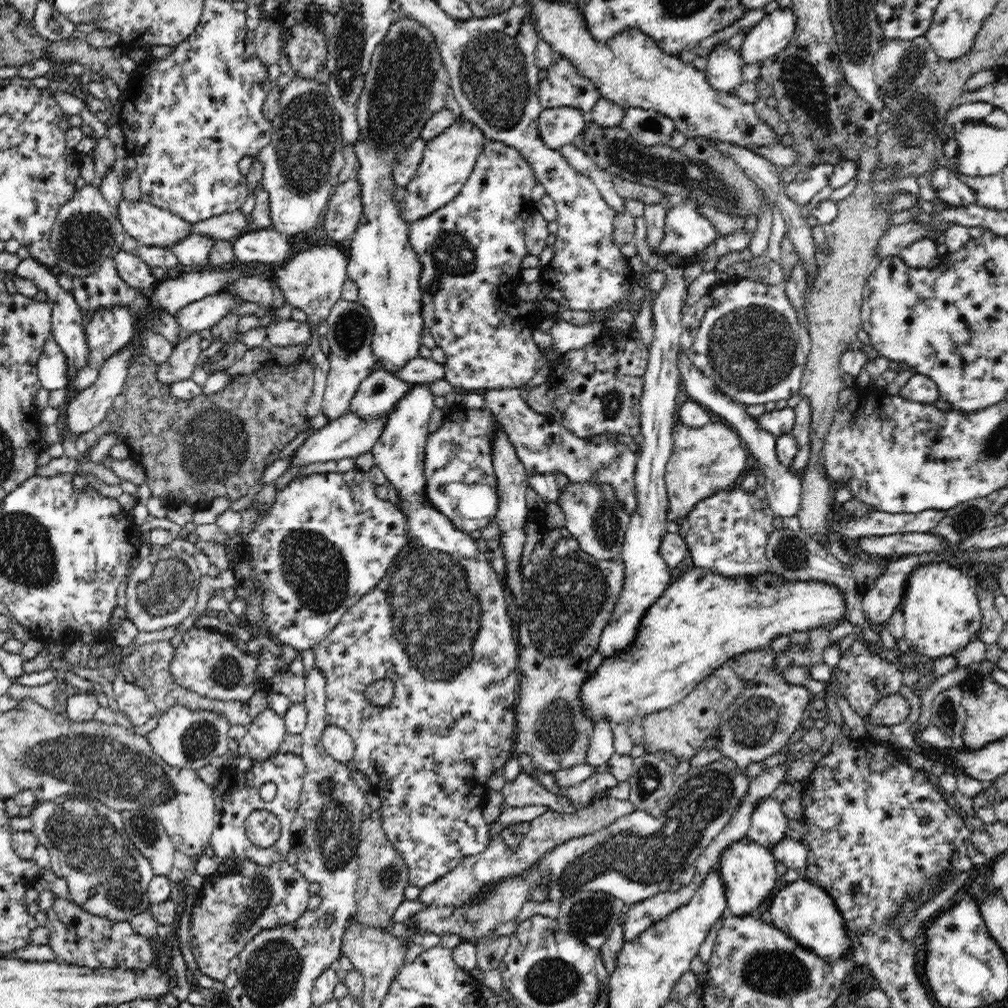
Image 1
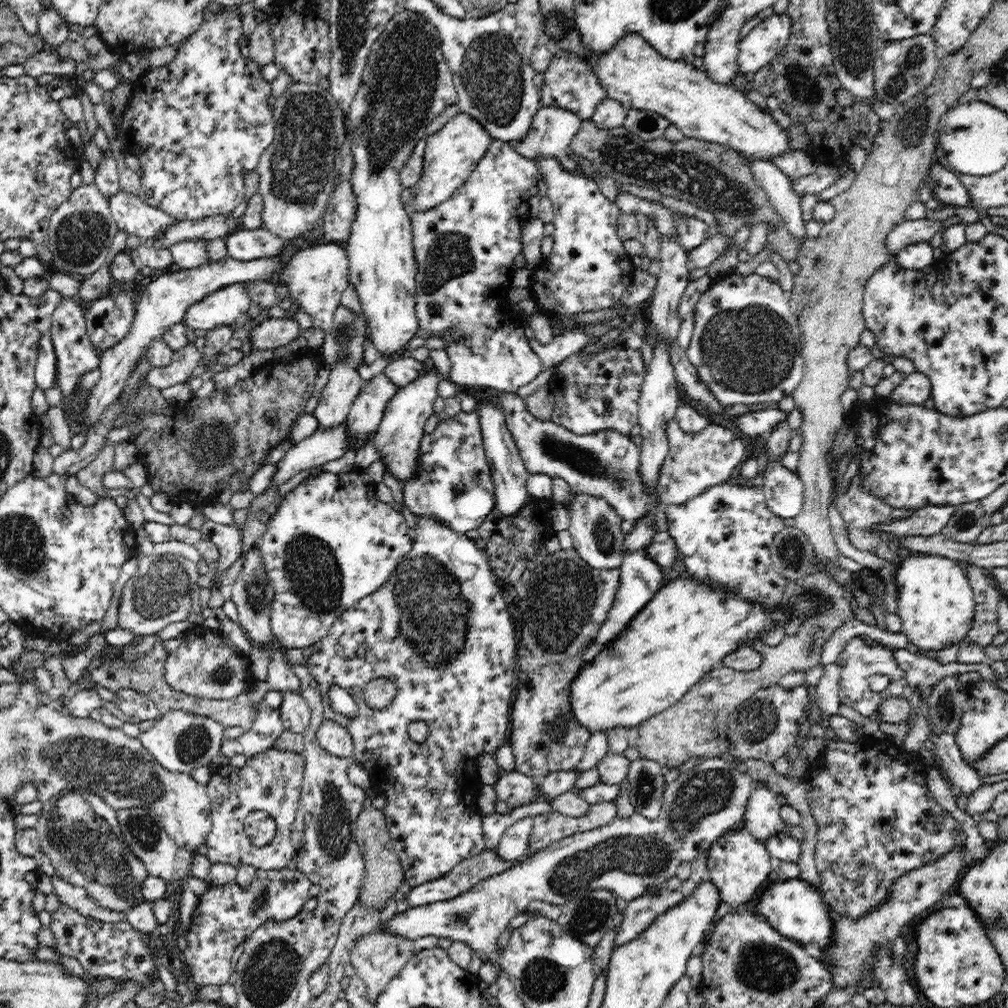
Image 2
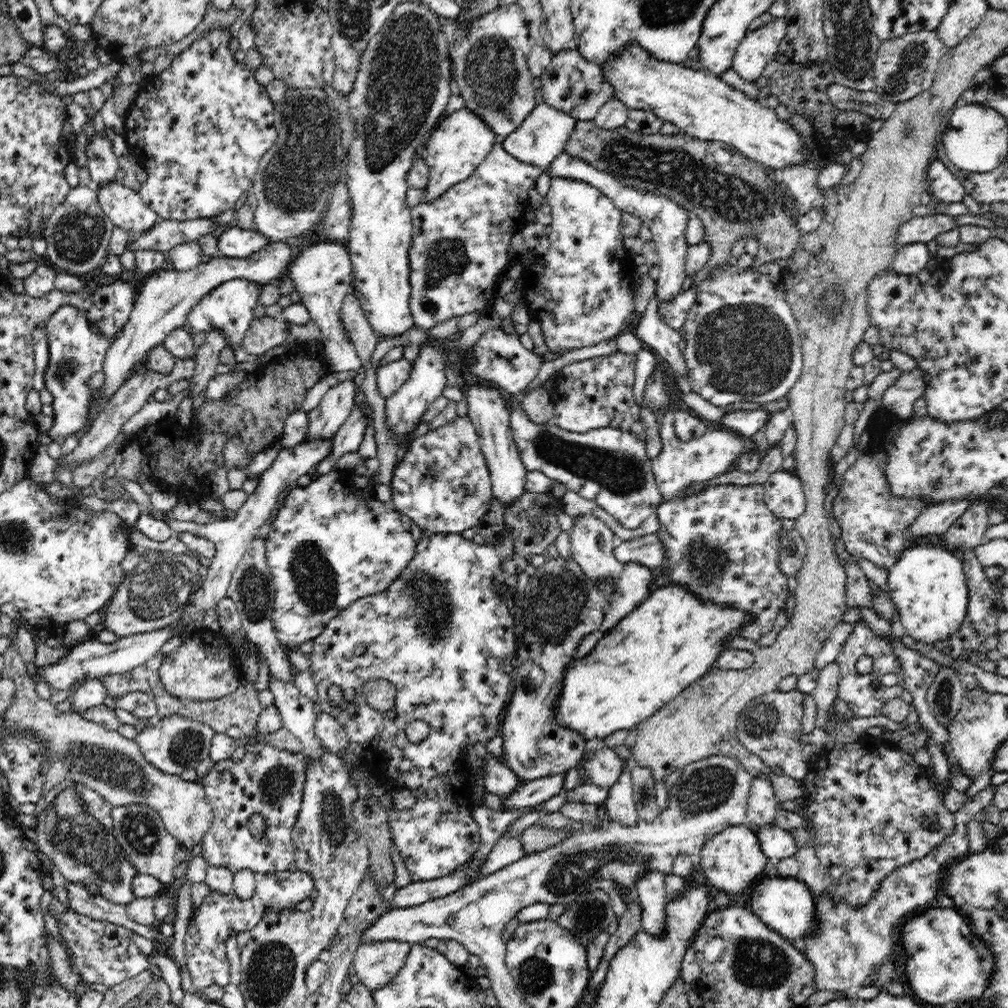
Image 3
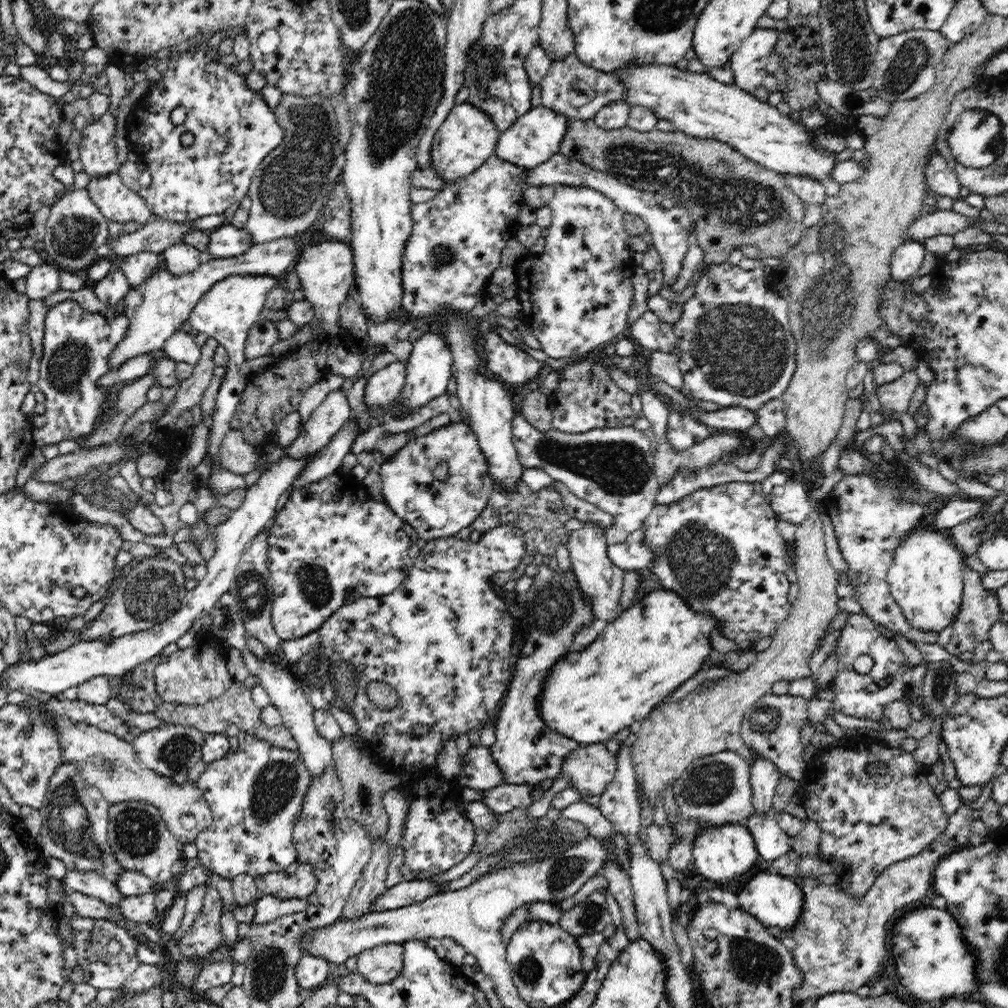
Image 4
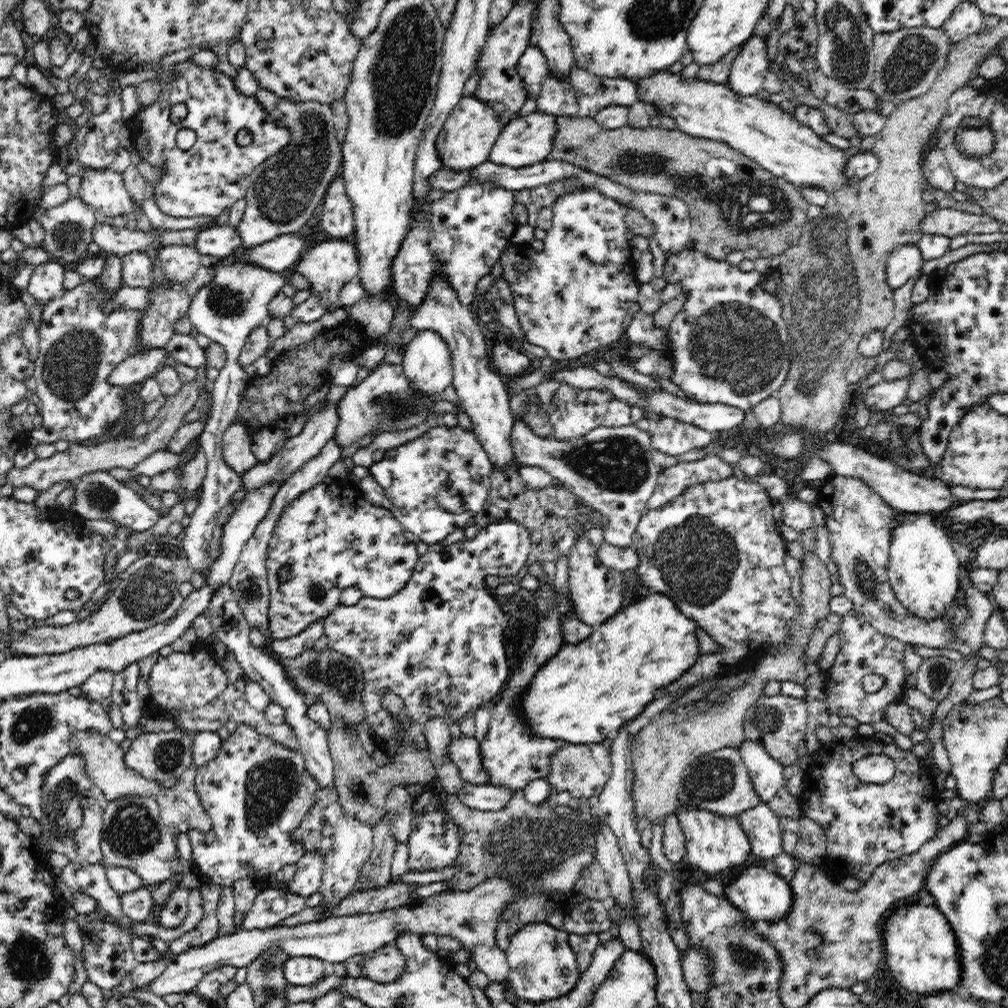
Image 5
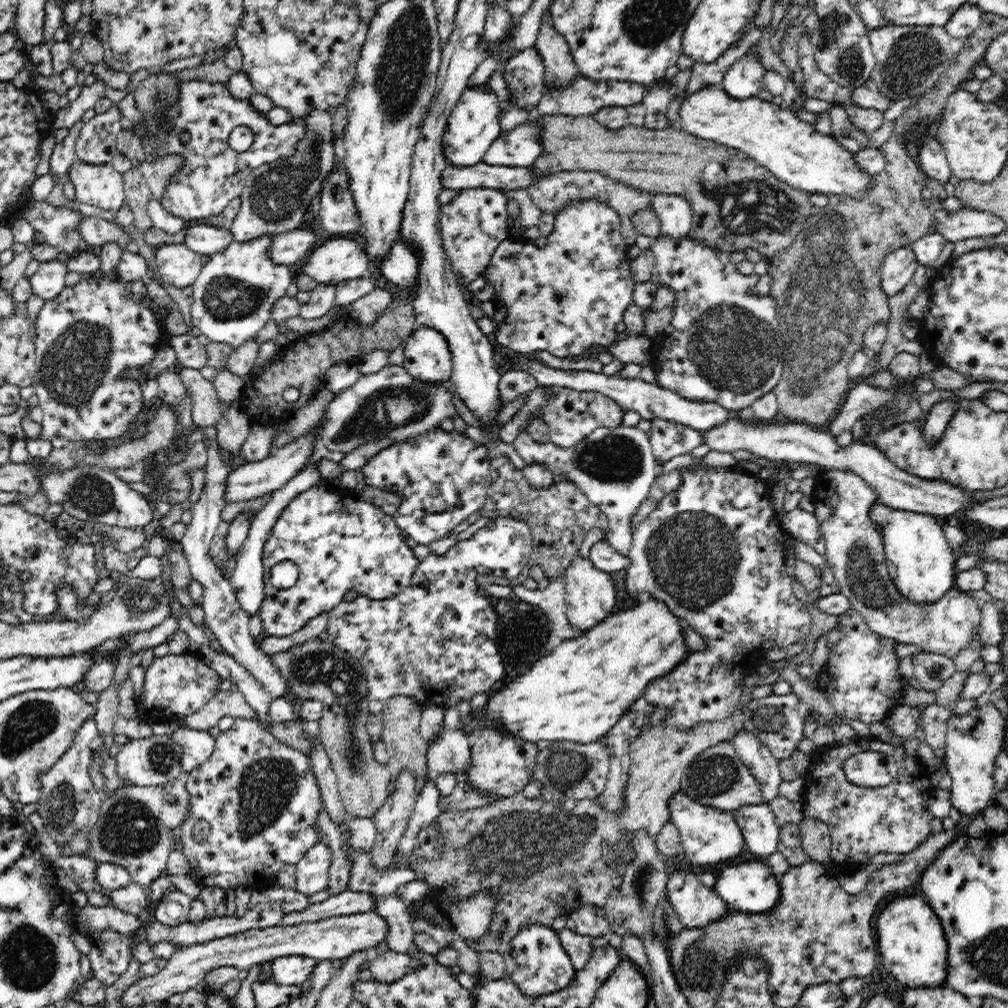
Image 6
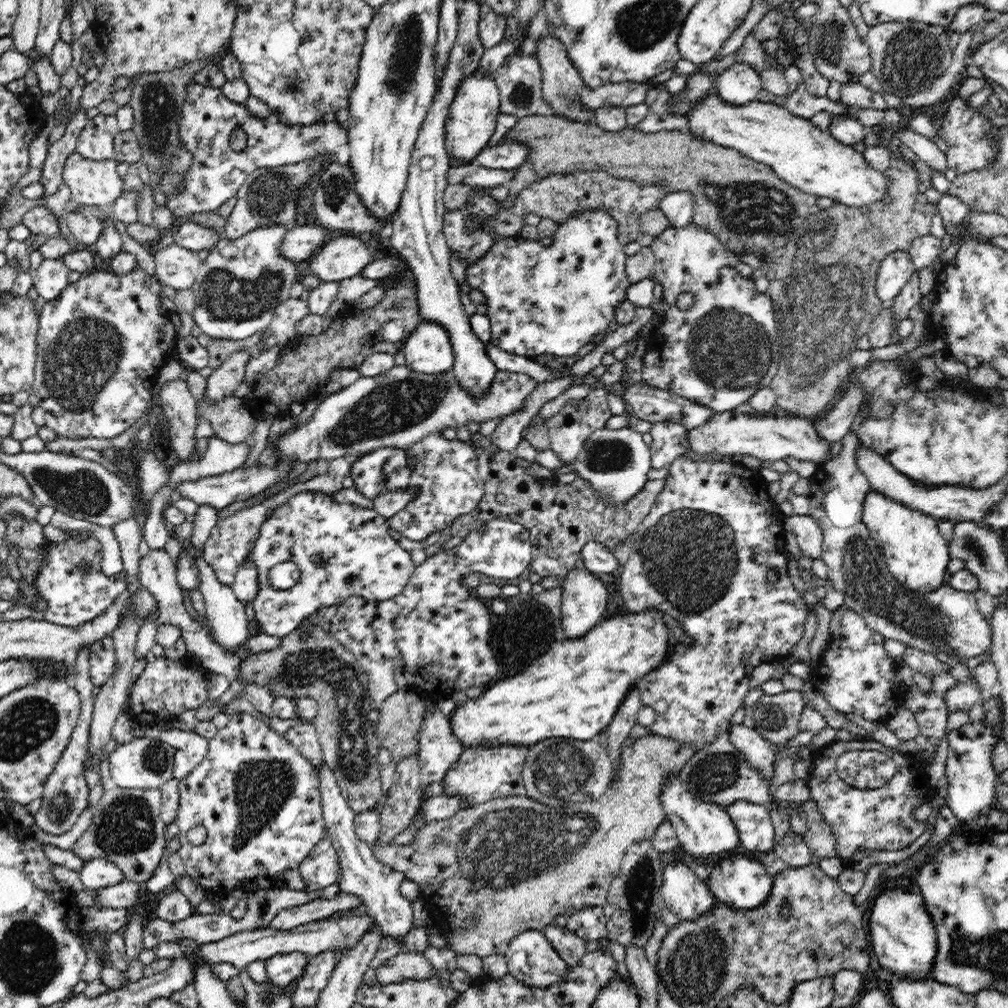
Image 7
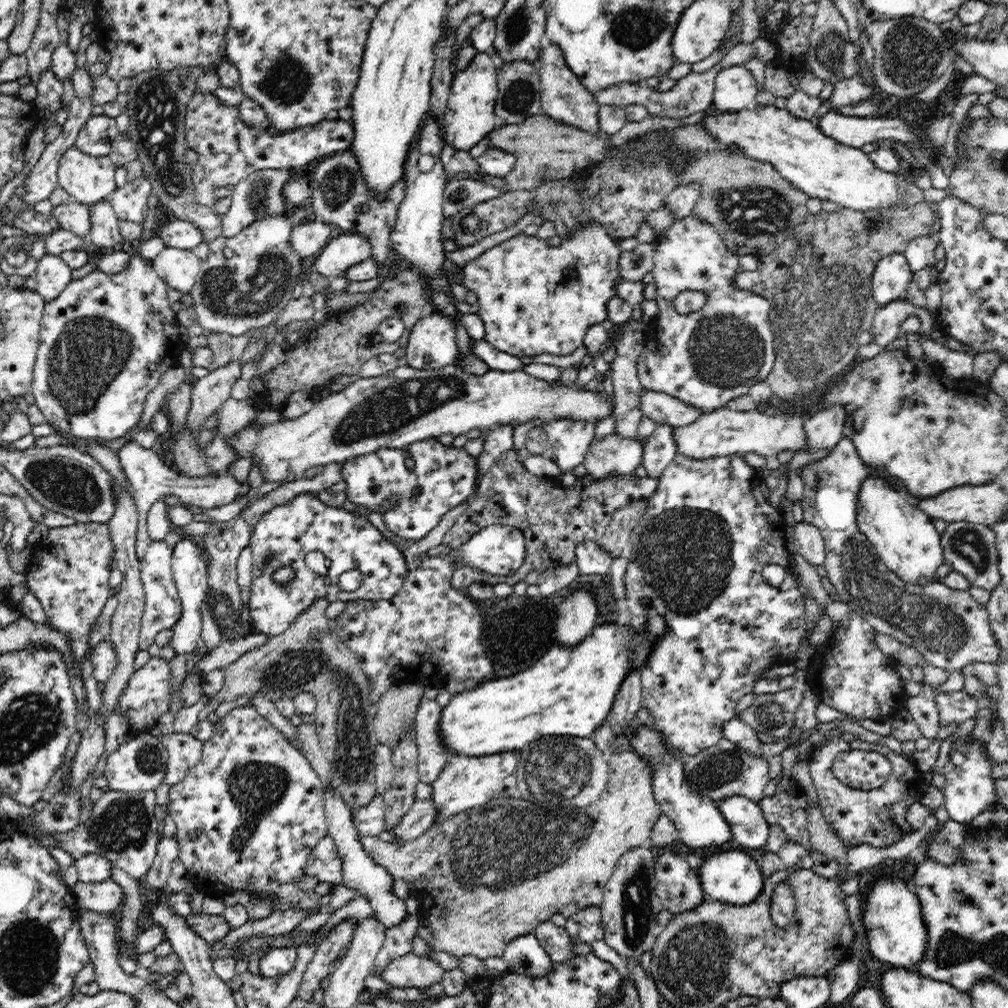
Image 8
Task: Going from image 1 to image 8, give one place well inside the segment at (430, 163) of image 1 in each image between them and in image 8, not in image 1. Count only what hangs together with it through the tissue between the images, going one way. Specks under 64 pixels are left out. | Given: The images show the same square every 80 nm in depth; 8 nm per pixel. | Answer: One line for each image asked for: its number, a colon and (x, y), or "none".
2: (451, 155)
3: (462, 141)
4: (468, 137)
5: (469, 134)
6: (473, 125)
7: (472, 118)
8: (470, 118)

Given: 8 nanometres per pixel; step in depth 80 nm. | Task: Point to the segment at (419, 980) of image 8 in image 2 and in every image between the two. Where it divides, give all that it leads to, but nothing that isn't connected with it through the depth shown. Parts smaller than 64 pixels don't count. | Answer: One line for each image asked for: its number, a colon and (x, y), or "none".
2: (378, 957)
3: (376, 963)
4: (379, 965)
5: (387, 963)
6: (389, 967)
7: (403, 967)

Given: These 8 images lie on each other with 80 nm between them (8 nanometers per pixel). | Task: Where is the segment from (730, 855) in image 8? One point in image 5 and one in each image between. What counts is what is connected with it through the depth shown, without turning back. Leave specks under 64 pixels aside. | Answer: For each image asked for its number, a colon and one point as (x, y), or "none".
5: (761, 896)
6: (751, 888)
7: (737, 881)

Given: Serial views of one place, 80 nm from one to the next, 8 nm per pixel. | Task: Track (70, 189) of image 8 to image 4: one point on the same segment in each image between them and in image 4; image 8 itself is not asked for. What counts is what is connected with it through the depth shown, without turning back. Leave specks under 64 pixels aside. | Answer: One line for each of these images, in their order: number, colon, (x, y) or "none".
4: (115, 201)
5: (103, 189)
6: (100, 185)
7: (96, 184)

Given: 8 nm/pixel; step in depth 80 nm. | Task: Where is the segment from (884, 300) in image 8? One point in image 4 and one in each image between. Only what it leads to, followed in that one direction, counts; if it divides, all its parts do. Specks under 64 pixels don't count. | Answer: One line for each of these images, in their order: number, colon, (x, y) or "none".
4: (906, 260)
5: (905, 261)
6: (897, 268)
7: (895, 271)

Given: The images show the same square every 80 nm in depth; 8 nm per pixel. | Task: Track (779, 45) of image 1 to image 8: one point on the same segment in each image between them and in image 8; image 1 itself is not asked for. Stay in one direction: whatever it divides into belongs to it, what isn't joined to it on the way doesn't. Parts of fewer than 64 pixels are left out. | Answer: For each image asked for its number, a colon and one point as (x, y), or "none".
2: (757, 48)
3: (760, 46)
4: (748, 62)
5: (748, 70)
6: (743, 80)
7: (739, 84)
8: (735, 89)

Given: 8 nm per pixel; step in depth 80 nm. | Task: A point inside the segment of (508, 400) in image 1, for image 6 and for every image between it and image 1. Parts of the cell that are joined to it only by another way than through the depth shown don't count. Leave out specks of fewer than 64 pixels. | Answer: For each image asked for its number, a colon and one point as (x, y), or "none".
2: (605, 464)
3: (609, 466)
4: (613, 468)
5: (611, 469)
6: (614, 467)

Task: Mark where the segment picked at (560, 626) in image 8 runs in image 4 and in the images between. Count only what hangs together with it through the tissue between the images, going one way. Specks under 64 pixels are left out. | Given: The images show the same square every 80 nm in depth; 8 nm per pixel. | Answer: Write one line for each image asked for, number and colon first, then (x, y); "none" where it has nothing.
4: (601, 582)
5: (595, 592)
6: (590, 593)
7: (584, 602)

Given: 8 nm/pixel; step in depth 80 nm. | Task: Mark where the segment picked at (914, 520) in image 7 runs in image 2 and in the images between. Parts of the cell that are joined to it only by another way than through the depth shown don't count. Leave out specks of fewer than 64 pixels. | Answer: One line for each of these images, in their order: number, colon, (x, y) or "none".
2: (936, 605)
3: (927, 583)
4: (926, 576)
5: (924, 572)
6: (921, 562)

